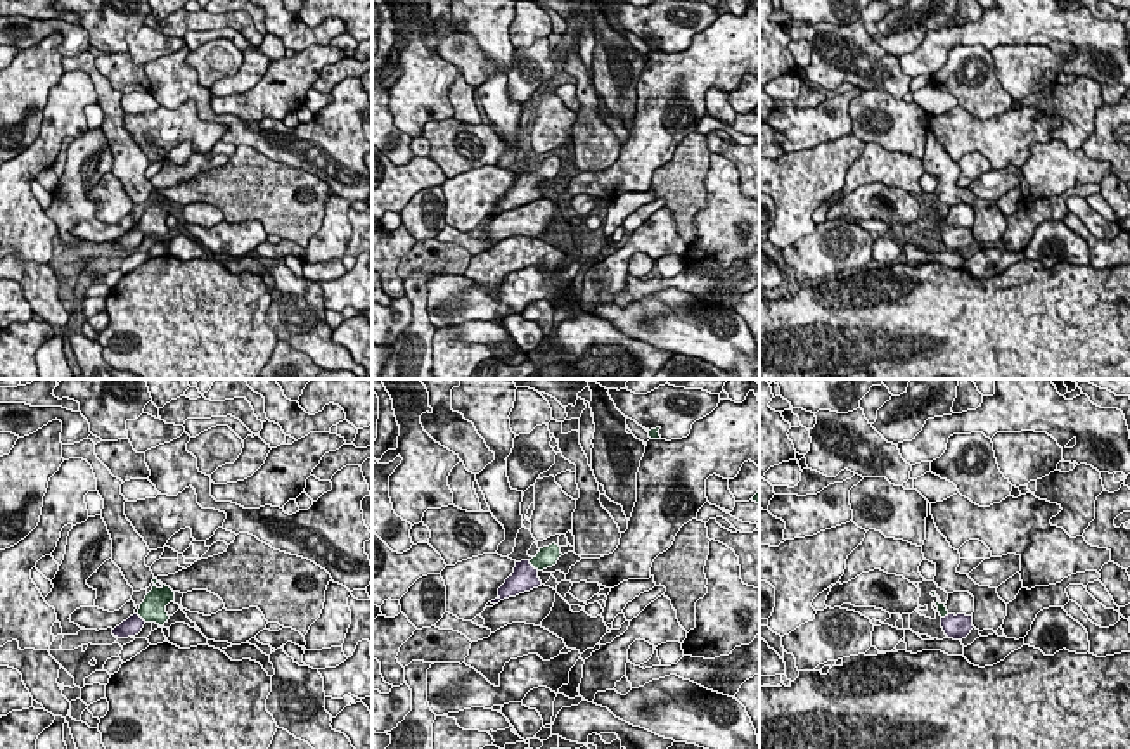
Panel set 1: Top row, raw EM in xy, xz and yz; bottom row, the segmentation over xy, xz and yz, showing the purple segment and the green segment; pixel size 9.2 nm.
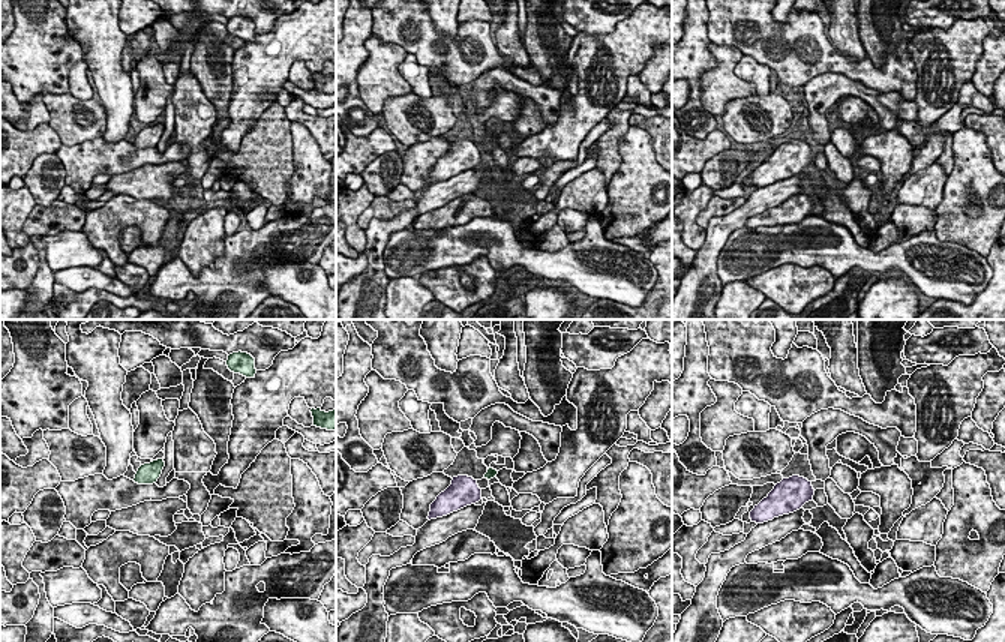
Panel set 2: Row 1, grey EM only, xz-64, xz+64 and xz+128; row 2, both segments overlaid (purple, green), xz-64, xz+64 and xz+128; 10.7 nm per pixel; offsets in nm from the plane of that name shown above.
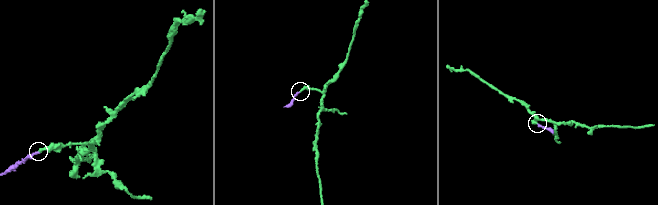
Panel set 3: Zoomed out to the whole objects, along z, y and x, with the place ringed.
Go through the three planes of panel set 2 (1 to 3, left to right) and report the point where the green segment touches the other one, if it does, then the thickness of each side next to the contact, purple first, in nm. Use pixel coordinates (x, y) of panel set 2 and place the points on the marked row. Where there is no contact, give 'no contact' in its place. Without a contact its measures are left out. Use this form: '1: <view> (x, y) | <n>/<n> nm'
1: no contact
2: no contact
3: no contact

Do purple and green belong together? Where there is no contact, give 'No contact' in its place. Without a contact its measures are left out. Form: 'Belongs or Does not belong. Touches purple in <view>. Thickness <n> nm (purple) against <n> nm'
Belongs. Touches purple in xz. Thickness 240 nm (purple) against 190 nm

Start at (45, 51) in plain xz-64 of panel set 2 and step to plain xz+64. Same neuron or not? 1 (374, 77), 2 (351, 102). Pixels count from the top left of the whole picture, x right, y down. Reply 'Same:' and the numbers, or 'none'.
Same: 1

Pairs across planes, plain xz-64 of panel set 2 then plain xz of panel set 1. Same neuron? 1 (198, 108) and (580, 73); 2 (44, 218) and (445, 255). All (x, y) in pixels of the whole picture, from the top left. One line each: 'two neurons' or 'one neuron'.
1: one neuron
2: one neuron

